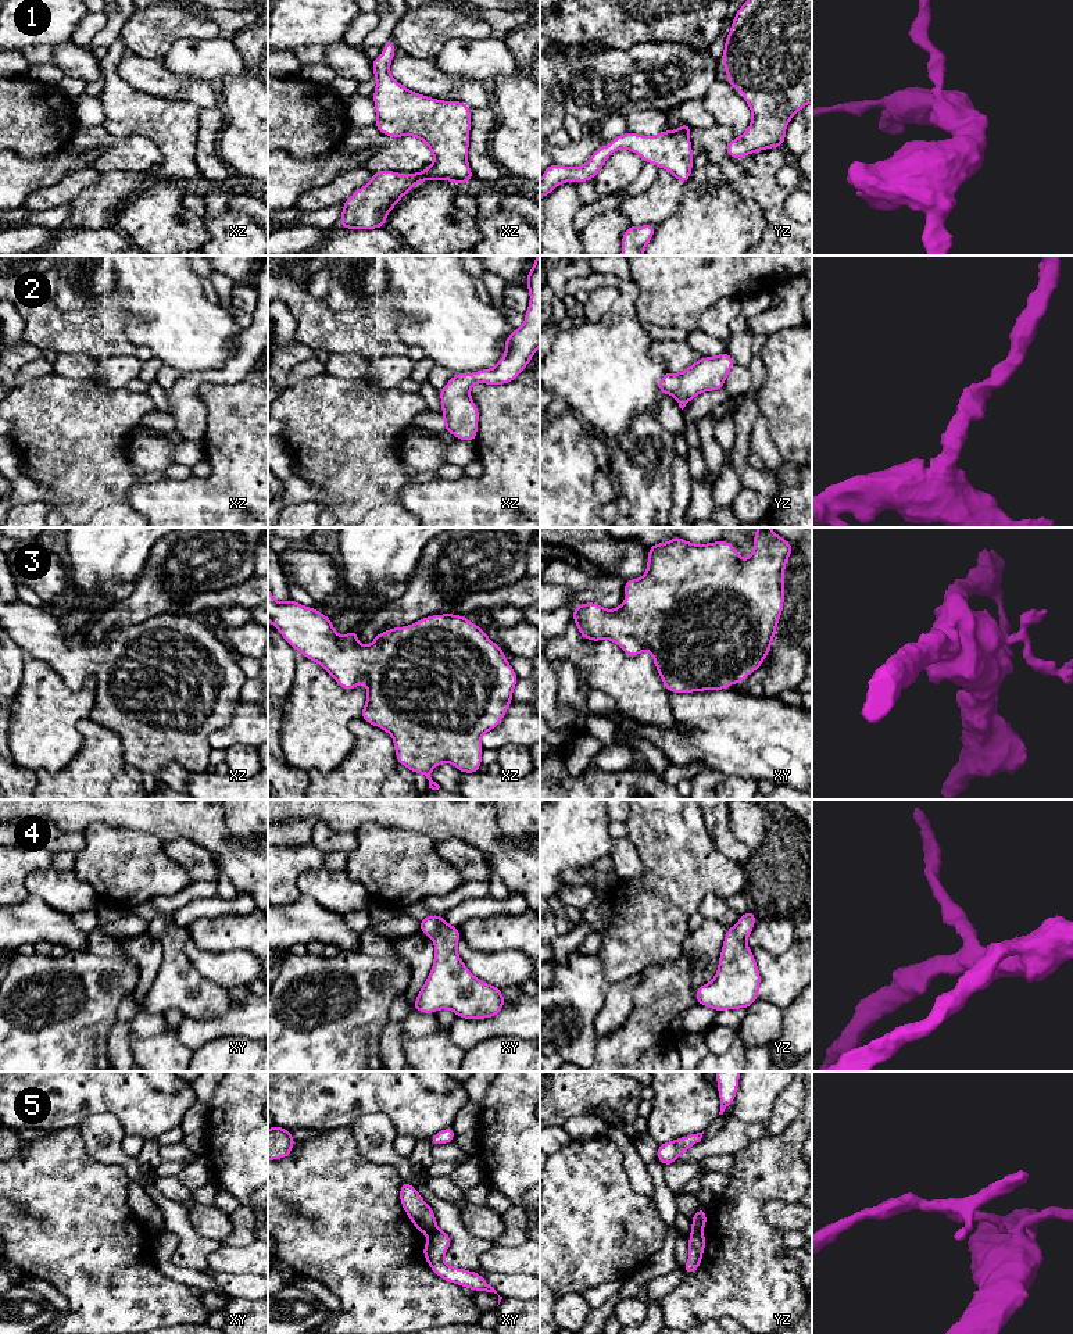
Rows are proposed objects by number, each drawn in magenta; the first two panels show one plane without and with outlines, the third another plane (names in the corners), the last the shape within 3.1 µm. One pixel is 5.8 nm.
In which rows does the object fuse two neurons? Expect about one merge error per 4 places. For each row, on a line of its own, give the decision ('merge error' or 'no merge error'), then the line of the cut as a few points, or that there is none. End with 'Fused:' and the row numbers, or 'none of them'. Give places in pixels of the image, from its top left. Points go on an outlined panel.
1: no merge error; no cut
2: no merge error; no cut
3: no merge error; no cut
4: no merge error; no cut
5: merge error; cut in yz along (693, 1230), (701, 1231)
Fused: 5

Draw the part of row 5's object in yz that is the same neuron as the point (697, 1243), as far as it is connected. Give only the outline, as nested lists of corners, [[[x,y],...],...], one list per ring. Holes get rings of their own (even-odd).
[[[691,1231],[688,1235],[688,1260],[683,1267],[684,1274],[693,1274],[698,1270],[707,1241],[702,1231]]]

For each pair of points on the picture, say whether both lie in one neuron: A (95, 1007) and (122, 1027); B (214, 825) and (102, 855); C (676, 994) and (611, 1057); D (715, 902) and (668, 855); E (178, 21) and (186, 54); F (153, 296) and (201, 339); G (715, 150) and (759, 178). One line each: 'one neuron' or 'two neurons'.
A: two neurons
B: two neurons
C: one neuron
D: two neurons
E: two neurons
F: one neuron
G: one neuron

